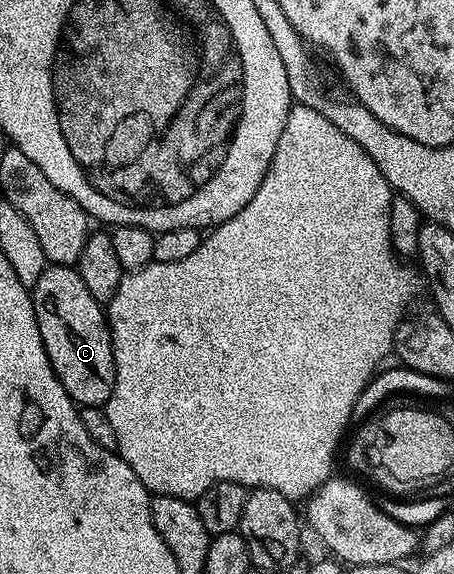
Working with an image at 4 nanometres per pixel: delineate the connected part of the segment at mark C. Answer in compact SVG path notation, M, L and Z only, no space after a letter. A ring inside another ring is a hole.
M65 264L46 267L44 274L40 274L34 283L32 295L40 338L60 386L64 386L79 406L96 408L106 405L114 389L114 351L103 305L92 298L77 267Z

